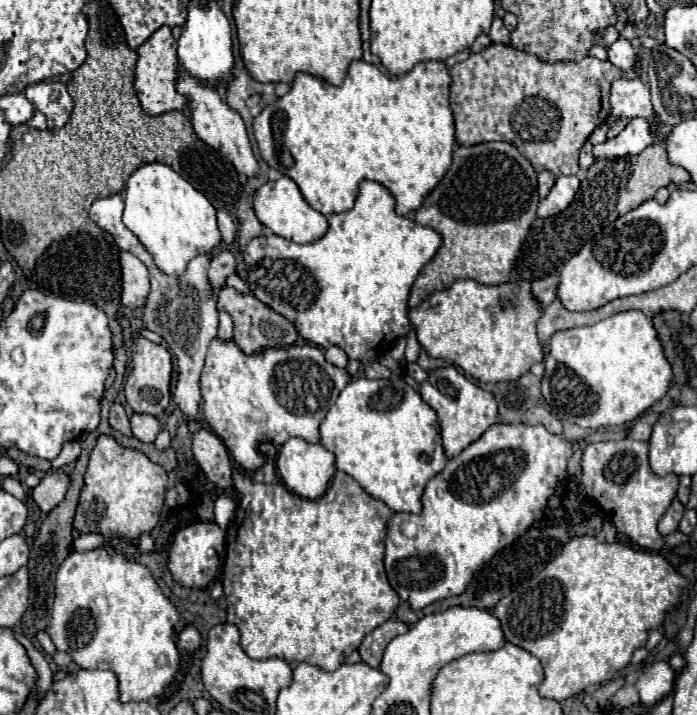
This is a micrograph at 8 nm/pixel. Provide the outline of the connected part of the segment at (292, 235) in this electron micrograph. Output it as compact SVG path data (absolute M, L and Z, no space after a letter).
M283 176L279 178L277 182L267 182L263 184L257 194L255 194L255 214L257 218L261 220L261 224L265 224L269 230L273 230L277 236L283 236L287 240L293 240L297 244L307 244L307 242L315 242L319 240L321 236L327 234L329 230L329 222L327 222L327 216L323 216L321 212L313 210L299 186L289 178L289 176Z

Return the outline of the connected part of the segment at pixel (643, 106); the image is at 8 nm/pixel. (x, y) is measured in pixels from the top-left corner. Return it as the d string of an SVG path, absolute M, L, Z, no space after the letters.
M641 80L623 82L623 88L619 88L613 100L613 114L623 118L635 118L635 116L651 118L653 104L649 98L649 88Z

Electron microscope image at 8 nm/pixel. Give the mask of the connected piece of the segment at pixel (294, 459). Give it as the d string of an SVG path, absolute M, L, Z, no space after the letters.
M289 438L279 450L277 470L279 470L285 486L291 492L295 492L299 496L305 496L309 500L315 500L327 490L329 480L335 474L335 454L325 450L319 442L317 444L309 444L305 440L301 440L301 438Z

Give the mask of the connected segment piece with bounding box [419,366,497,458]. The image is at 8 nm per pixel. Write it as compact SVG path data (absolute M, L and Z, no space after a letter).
M455 366L433 370L427 376L427 380L421 382L419 392L421 392L421 398L439 416L439 426L441 426L441 436L443 436L443 448L445 448L447 458L459 456L463 448L467 448L491 424L497 422L497 402L495 402L493 394L481 390L477 384L473 384L469 378L465 378Z

